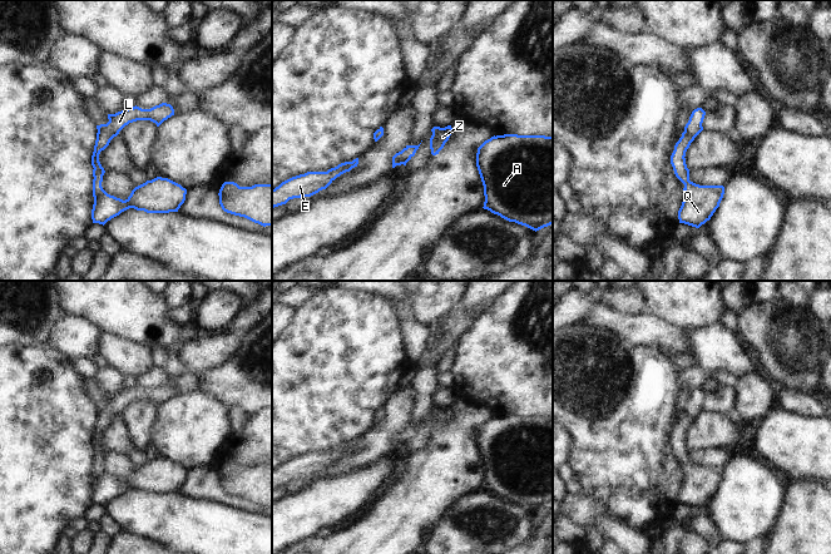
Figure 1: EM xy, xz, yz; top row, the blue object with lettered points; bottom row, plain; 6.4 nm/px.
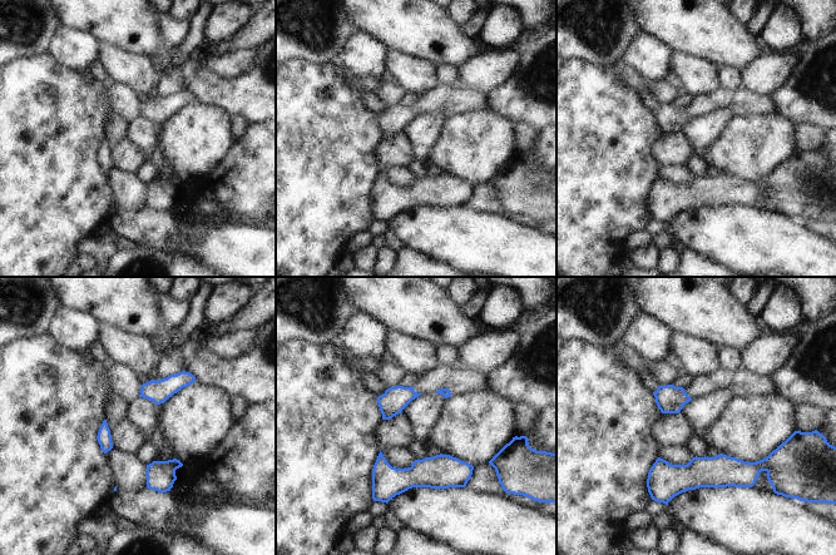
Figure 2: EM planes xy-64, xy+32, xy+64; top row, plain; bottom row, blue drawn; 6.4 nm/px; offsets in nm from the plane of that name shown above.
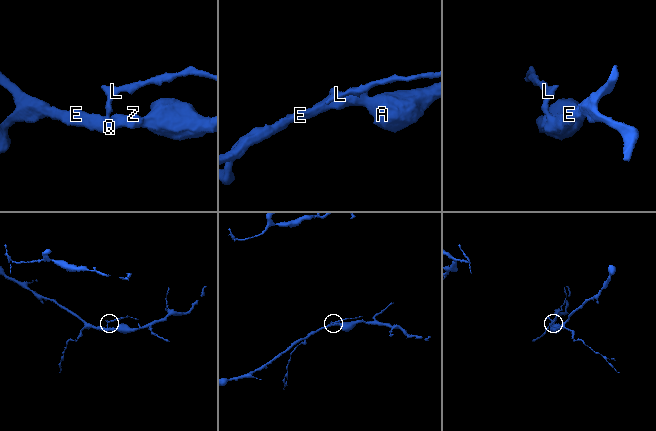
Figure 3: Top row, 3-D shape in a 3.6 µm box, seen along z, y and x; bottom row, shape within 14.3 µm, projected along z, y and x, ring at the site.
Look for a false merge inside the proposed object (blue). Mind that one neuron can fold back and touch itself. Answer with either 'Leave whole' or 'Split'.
Leave whole

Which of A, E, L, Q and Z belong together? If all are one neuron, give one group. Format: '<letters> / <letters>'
A E L Q Z

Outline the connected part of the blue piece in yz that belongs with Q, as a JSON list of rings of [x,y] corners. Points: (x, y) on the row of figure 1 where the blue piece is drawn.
[[[697,108],[692,112],[682,137],[674,145],[671,164],[676,177],[684,184],[684,199],[678,211],[679,223],[699,228],[711,219],[724,194],[723,186],[699,186],[689,180],[689,169],[686,164],[686,152],[694,138],[703,130],[702,123],[706,112]]]

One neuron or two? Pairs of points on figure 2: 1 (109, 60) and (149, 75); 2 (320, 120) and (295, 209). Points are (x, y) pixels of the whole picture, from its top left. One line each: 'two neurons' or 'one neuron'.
1: one neuron
2: one neuron

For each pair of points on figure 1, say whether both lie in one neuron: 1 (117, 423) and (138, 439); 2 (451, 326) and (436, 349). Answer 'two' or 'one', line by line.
1: two
2: one

